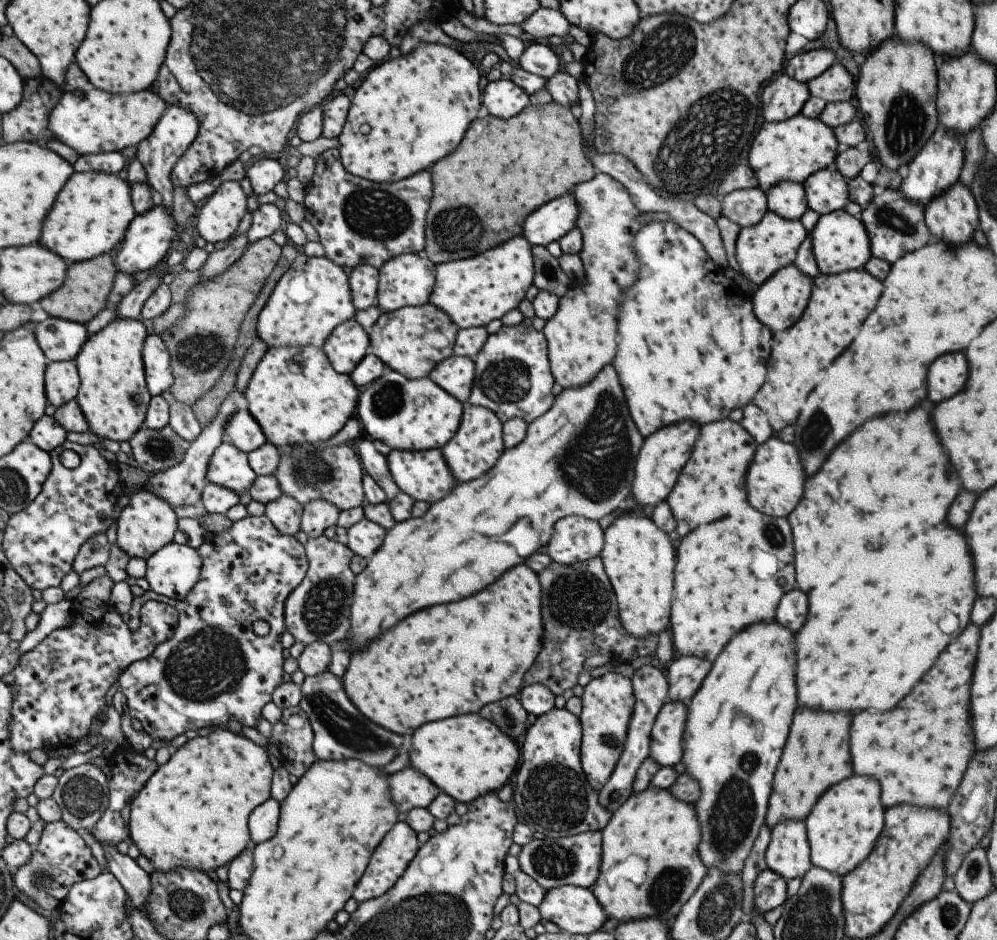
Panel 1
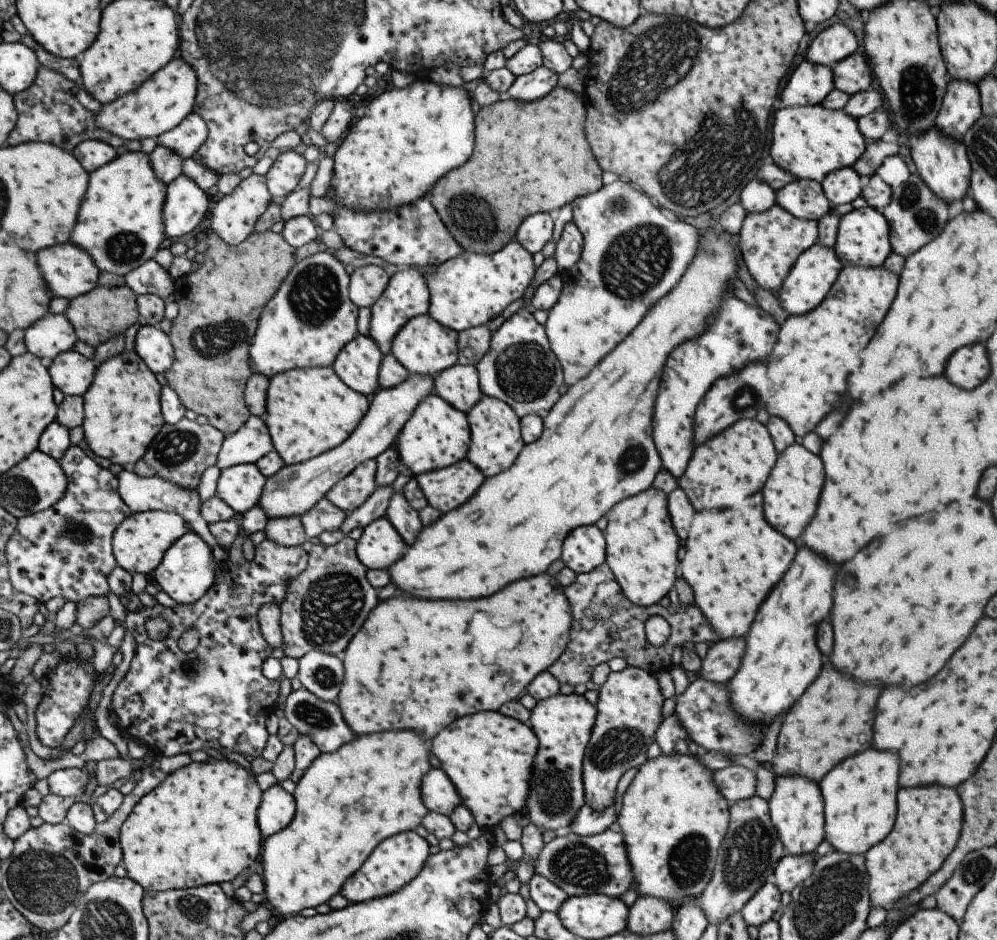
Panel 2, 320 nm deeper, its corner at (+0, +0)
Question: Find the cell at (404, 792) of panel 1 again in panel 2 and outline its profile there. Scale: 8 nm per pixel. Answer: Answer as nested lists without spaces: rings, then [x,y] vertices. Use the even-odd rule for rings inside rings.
[[[429,769],[420,782],[420,797],[429,811],[448,815],[461,804],[453,783],[440,769]]]

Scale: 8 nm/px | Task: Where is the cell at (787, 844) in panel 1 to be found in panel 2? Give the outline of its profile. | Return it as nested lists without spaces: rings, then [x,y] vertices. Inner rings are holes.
[[[775,775],[773,790],[768,798],[768,813],[784,850],[802,855],[815,850],[824,839],[823,799],[819,787],[801,775]]]

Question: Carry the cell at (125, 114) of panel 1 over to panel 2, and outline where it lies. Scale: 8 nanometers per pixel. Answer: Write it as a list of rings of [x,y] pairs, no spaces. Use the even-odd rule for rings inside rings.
[[[175,57],[171,60],[171,64],[163,67],[163,72],[159,72],[159,76],[151,75],[146,83],[143,83],[137,90],[118,98],[112,103],[102,105],[101,110],[95,114],[95,121],[99,123],[101,128],[106,131],[124,138],[128,141],[141,141],[145,138],[155,138],[164,132],[170,131],[171,128],[177,127],[183,119],[193,112],[194,104],[197,102],[198,76],[194,68],[187,64],[182,57]]]

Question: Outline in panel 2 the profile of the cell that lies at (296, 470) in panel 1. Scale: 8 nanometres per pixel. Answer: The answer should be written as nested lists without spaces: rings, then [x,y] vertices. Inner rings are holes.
[[[367,459],[338,480],[324,497],[340,511],[353,512],[374,490],[376,460]]]

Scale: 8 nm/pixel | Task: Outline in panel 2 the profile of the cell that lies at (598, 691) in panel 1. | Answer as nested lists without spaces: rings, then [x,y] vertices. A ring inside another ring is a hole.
[[[627,665],[623,670],[611,671],[597,690],[597,716],[582,760],[584,804],[592,811],[611,807],[615,786],[623,772],[629,768],[639,768],[647,760],[647,748],[662,721],[661,703],[664,698],[656,677],[642,668]]]

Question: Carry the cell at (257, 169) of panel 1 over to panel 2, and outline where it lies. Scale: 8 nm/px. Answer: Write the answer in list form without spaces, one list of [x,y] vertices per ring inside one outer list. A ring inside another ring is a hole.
[[[300,149],[280,152],[264,175],[265,184],[273,200],[282,200],[298,186],[305,170]]]

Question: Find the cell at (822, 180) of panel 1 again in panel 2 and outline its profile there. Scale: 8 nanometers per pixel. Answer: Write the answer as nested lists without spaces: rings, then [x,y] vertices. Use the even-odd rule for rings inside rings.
[[[853,167],[840,168],[826,174],[820,185],[830,204],[839,206],[860,196],[859,177]]]

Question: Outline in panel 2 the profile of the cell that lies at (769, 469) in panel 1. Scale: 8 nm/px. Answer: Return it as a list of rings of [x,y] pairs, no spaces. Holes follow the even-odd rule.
[[[793,443],[783,452],[778,453],[773,468],[767,475],[765,486],[761,488],[763,494],[763,514],[765,520],[777,530],[783,532],[789,540],[797,540],[803,532],[803,526],[809,524],[811,516],[815,514],[817,498],[823,486],[823,466],[821,460],[803,448]]]

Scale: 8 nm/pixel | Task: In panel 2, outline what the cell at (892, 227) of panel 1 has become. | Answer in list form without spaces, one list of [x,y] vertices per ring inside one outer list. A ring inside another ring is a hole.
[[[917,172],[910,174],[903,184],[892,188],[889,204],[879,210],[889,224],[888,239],[892,252],[905,258],[933,240],[948,221],[947,208],[948,204],[929,190]]]

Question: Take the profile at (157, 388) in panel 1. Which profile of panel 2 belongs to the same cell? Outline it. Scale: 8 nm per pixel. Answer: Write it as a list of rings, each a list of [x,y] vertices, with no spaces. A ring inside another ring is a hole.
[[[143,324],[135,337],[135,349],[154,374],[169,370],[173,360],[173,348],[169,338],[153,325]]]

